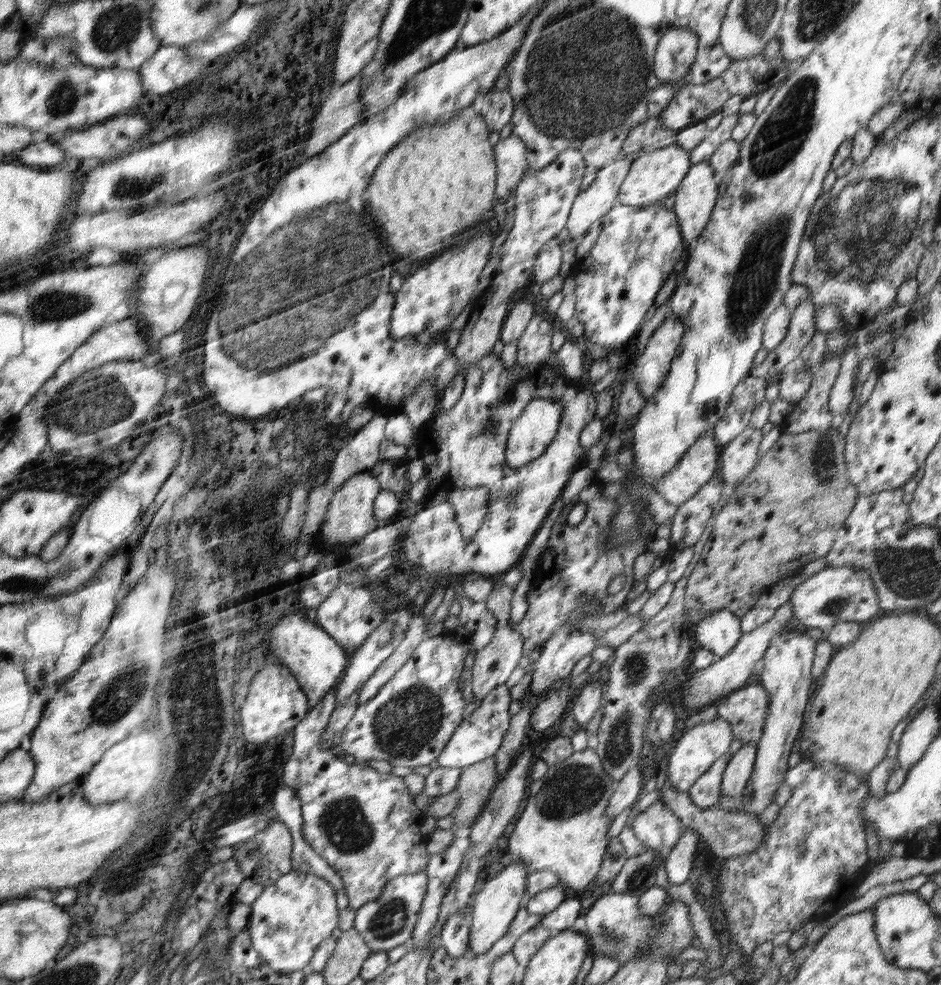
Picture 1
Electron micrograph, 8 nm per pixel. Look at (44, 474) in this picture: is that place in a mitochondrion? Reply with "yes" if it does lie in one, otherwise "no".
yes

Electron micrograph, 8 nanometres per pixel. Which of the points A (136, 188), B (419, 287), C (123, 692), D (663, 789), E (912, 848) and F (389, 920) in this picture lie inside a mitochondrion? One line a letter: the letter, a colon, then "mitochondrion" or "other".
A: mitochondrion
B: other
C: mitochondrion
D: other
E: other
F: mitochondrion

